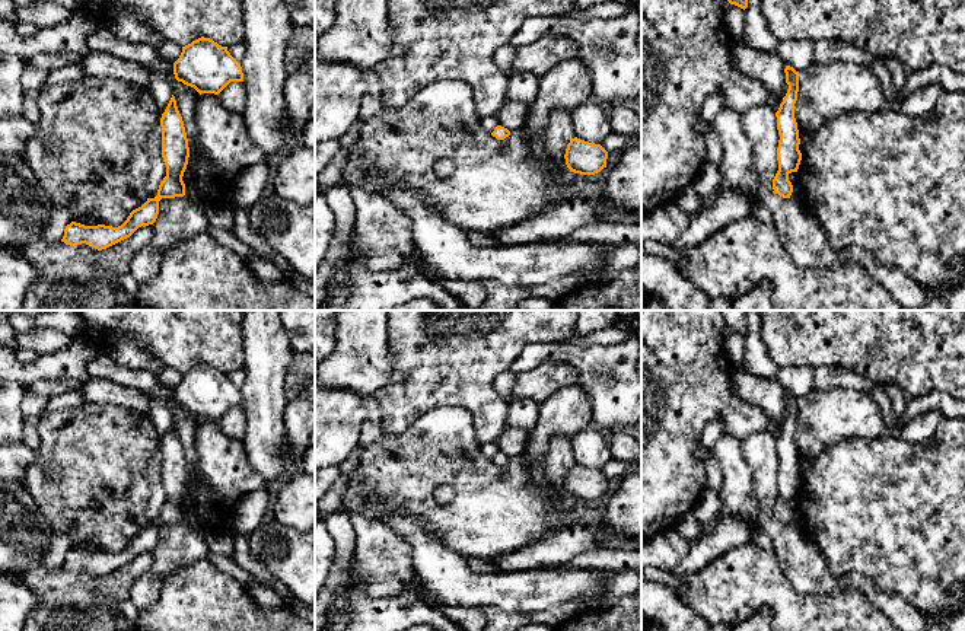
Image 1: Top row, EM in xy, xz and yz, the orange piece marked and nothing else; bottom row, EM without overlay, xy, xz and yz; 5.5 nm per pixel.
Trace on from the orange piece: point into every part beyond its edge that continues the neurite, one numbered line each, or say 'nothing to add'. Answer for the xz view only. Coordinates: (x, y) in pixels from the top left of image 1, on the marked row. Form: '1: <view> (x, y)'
nothing to add

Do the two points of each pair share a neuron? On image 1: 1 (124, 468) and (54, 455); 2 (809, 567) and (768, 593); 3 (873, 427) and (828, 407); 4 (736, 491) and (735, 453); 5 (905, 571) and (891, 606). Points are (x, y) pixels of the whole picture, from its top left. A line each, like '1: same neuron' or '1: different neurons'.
1: same neuron
2: different neurons
3: same neuron
4: same neuron
5: different neurons

